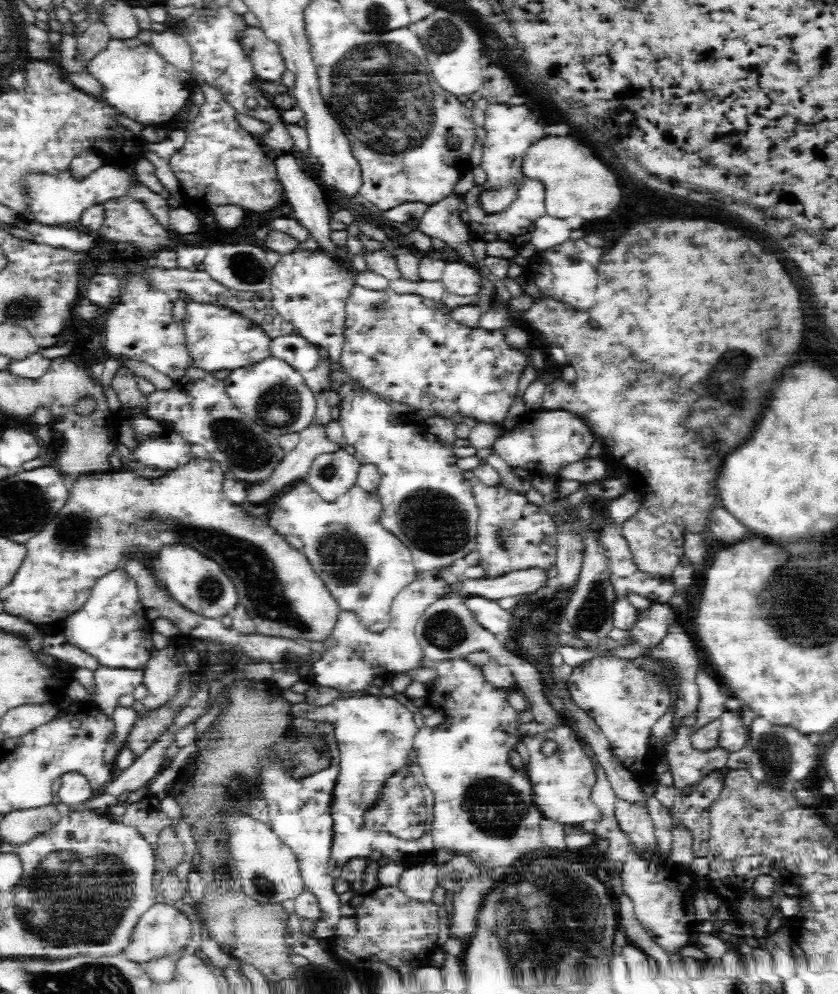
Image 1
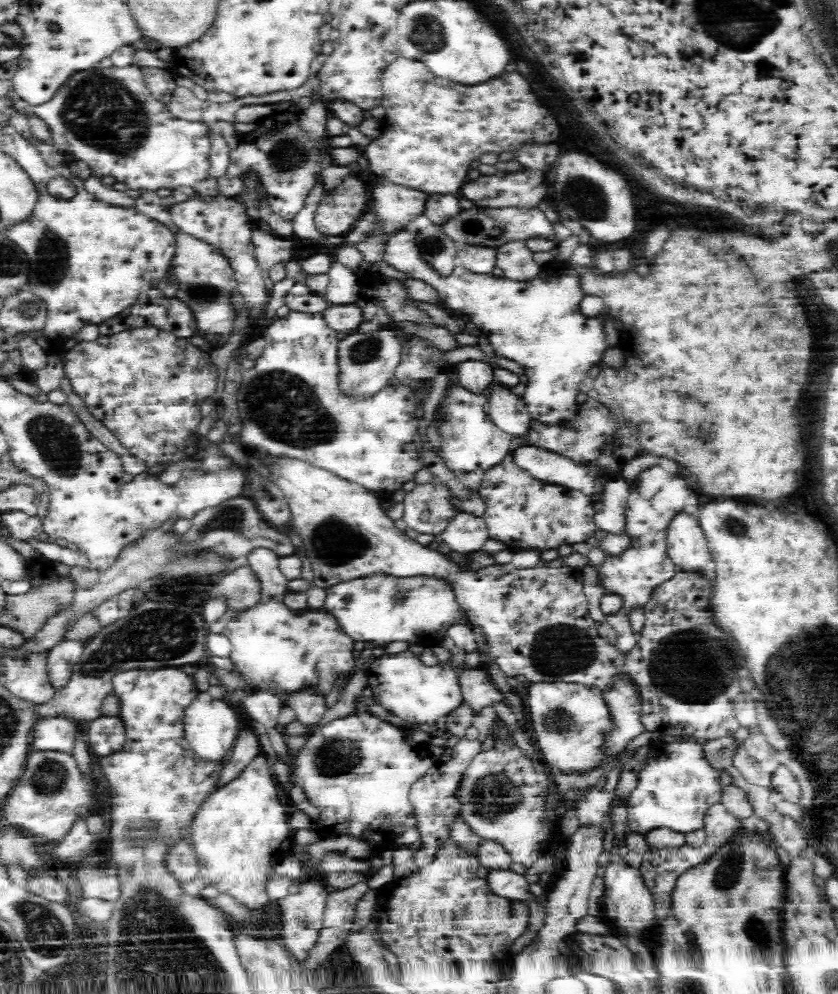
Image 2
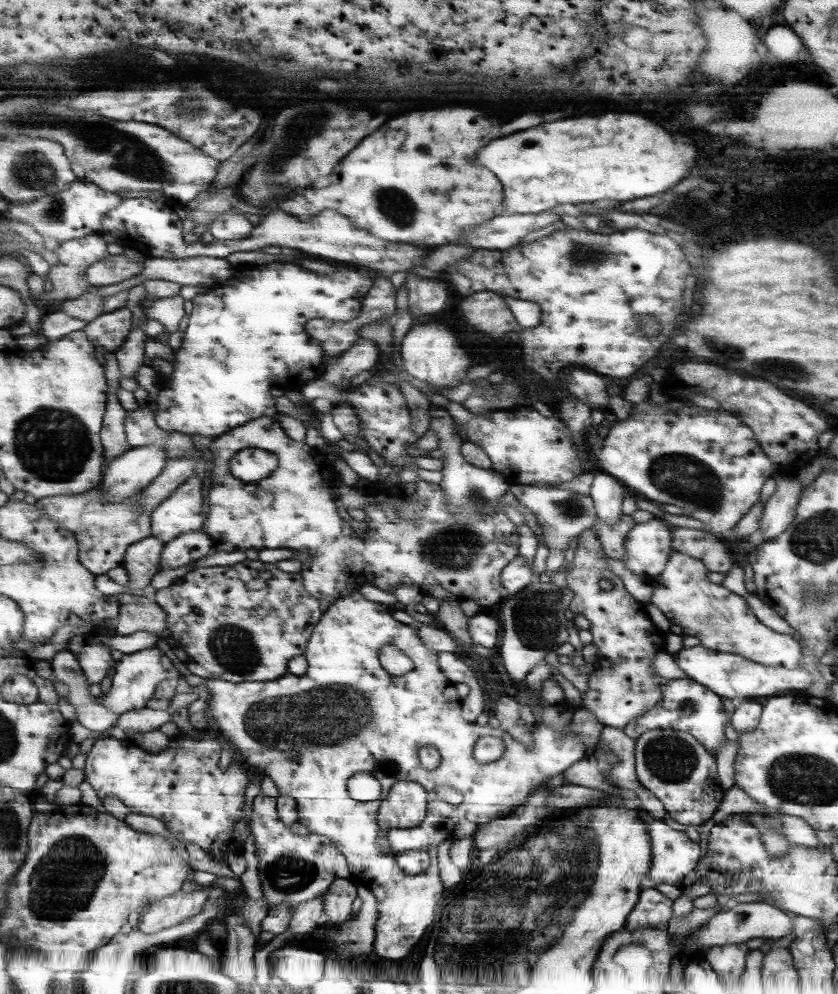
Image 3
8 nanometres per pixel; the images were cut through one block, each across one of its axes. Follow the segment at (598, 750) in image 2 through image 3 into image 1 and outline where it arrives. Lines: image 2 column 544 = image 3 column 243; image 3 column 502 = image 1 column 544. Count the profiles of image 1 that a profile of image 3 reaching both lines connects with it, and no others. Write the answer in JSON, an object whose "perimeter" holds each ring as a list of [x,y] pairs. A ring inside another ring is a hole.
{"perimeter":[[[556,726],[550,730],[538,732],[534,736],[524,736],[522,742],[528,748],[528,760],[530,760],[524,766],[524,776],[532,786],[536,810],[544,818],[560,822],[564,826],[582,826],[588,820],[596,822],[596,826],[604,824],[606,814],[592,800],[592,792],[596,786],[596,774],[594,774],[596,768],[592,764],[592,758],[588,758],[582,752],[582,744],[580,744],[578,734],[568,726]],[[544,740],[554,740],[558,744],[556,754],[550,758],[544,758],[540,754],[540,744]]]}

